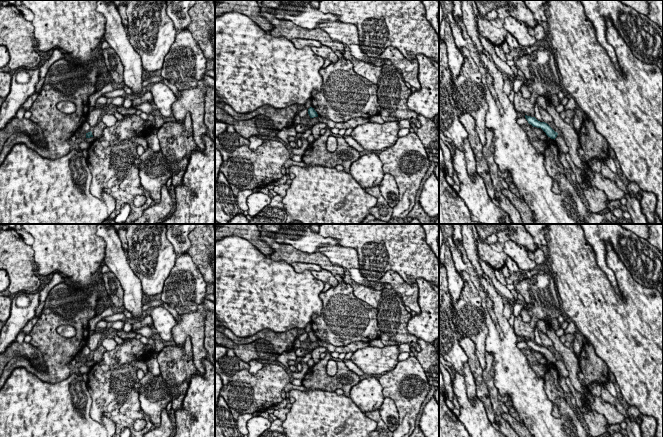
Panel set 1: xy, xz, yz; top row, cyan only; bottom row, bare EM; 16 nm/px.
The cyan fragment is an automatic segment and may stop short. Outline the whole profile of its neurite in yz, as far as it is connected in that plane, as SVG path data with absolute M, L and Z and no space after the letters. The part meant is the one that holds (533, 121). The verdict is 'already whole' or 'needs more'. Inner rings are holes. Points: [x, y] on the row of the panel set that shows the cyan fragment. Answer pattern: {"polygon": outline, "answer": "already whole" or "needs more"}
{"polygon": "M525 115L526 120L533 127L541 128L548 137L554 139L557 137L558 133L555 132L547 123L538 121L535 117Z", "answer": "already whole"}

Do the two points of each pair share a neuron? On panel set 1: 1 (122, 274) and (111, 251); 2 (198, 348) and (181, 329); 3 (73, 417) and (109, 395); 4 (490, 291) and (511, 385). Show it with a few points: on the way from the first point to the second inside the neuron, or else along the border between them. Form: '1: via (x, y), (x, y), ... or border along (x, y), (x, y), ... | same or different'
1: via (121, 268), (115, 257) | same
2: via (197, 342), (187, 330) | same
3: border along (86, 384), (90, 416), (99, 422), (110, 419) | different
4: via (499, 314), (509, 333), (509, 362) | same

